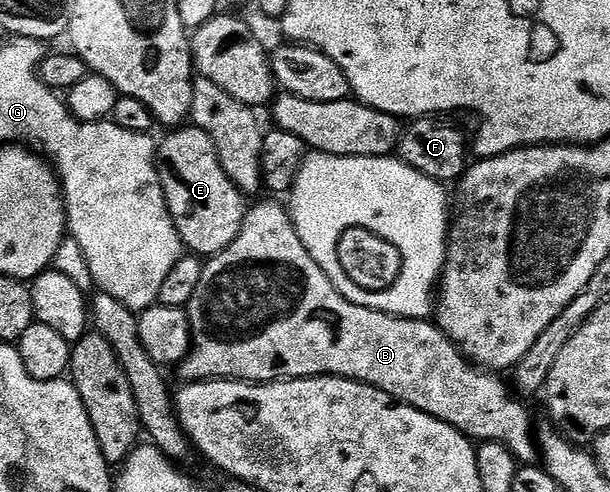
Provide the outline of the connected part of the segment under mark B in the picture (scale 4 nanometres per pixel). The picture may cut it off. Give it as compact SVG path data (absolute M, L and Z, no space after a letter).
M267 197L267 200L264 203L255 203L246 208L244 217L243 217L243 224L241 225L241 233L237 233L237 237L233 241L233 245L229 245L224 251L221 253L217 253L216 255L210 256L203 264L203 272L201 273L201 281L197 285L197 293L193 293L193 297L187 303L185 308L187 313L187 320L189 321L189 325L191 326L191 352L188 353L187 356L184 357L183 362L178 364L177 372L179 371L179 375L183 378L183 381L187 383L201 383L208 379L237 379L240 383L280 383L282 379L311 379L314 375L335 375L339 379L352 379L353 381L357 381L358 383L364 383L365 385L369 385L370 387L376 387L377 389L381 389L386 395L391 395L394 399L399 400L400 403L407 403L413 409L417 409L421 413L429 413L429 417L437 417L437 421L445 421L450 427L456 427L461 434L467 436L468 439L472 441L478 441L479 443L504 443L506 447L511 450L511 456L514 459L518 459L520 464L523 465L531 465L536 462L540 458L539 449L537 446L537 439L536 436L533 434L533 427L531 431L531 415L527 412L527 407L522 398L517 397L516 392L514 390L509 389L507 391L507 387L505 384L502 383L500 376L498 374L492 373L474 363L471 362L470 359L467 358L466 355L463 354L460 346L458 343L454 343L454 341L445 334L442 329L439 328L434 322L428 321L426 319L399 319L396 315L386 315L385 313L381 313L380 311L374 311L373 309L369 309L368 307L359 307L353 301L349 301L344 295L339 292L336 287L333 285L333 281L329 281L329 277L325 273L325 269L321 269L321 265L317 265L317 261L313 261L313 257L309 257L309 249L305 249L305 245L301 241L301 237L297 233L297 229L295 228L295 222L291 220L291 213L290 210L286 206L283 207L281 204L282 202L276 201L274 198Z

